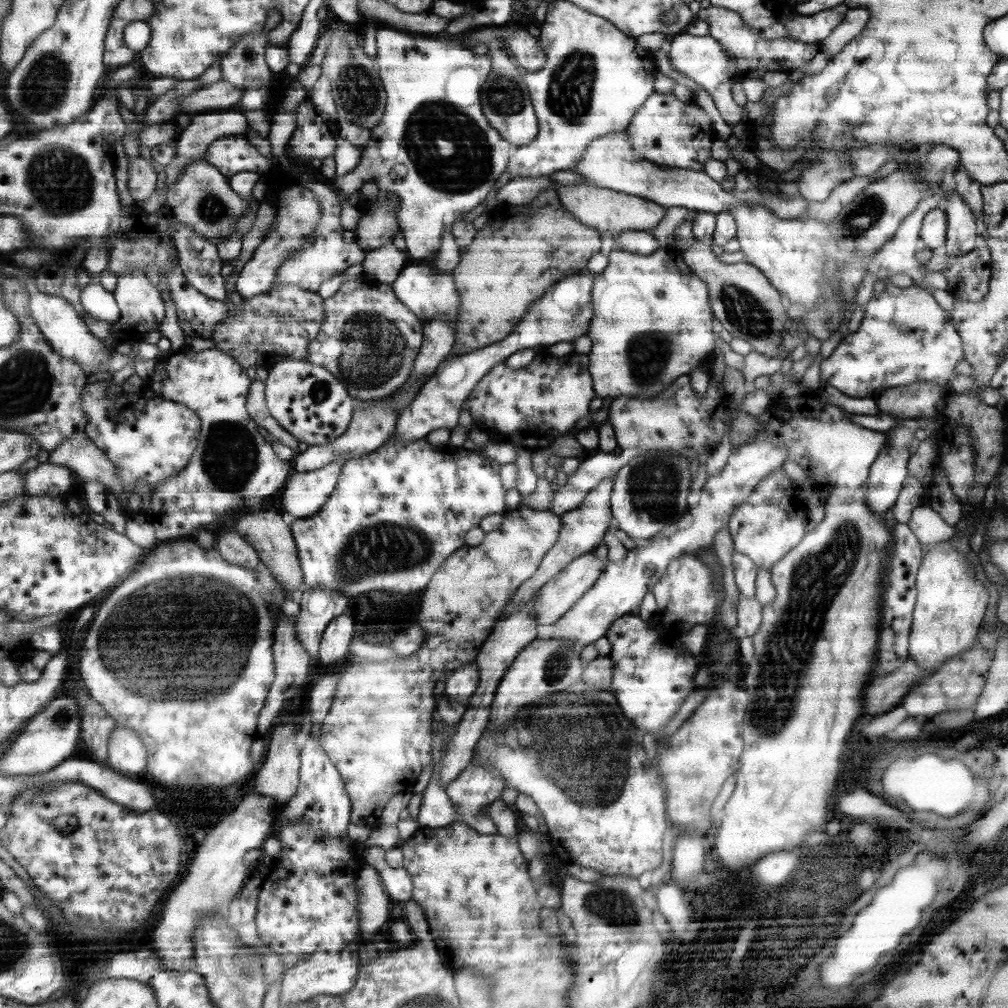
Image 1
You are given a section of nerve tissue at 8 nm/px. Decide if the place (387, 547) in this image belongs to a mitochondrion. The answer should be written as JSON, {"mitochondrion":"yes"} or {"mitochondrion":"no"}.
{"mitochondrion":"yes"}

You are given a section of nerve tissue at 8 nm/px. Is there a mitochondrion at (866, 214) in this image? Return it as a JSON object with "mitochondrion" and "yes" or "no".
{"mitochondrion":"yes"}

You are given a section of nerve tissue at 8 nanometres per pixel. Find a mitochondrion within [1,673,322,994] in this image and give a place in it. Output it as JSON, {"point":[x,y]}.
{"point":[239,964]}

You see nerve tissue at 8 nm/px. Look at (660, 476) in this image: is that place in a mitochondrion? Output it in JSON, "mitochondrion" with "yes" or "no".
{"mitochondrion":"yes"}

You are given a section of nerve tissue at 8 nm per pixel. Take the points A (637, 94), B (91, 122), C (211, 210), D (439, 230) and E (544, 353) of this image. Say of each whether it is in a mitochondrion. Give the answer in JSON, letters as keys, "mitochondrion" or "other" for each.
{"A":"other","B":"other","C":"mitochondrion","D":"other","E":"other"}

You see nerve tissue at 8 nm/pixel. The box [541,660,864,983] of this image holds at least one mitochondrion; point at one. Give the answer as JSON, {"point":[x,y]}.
{"point":[613,906]}

